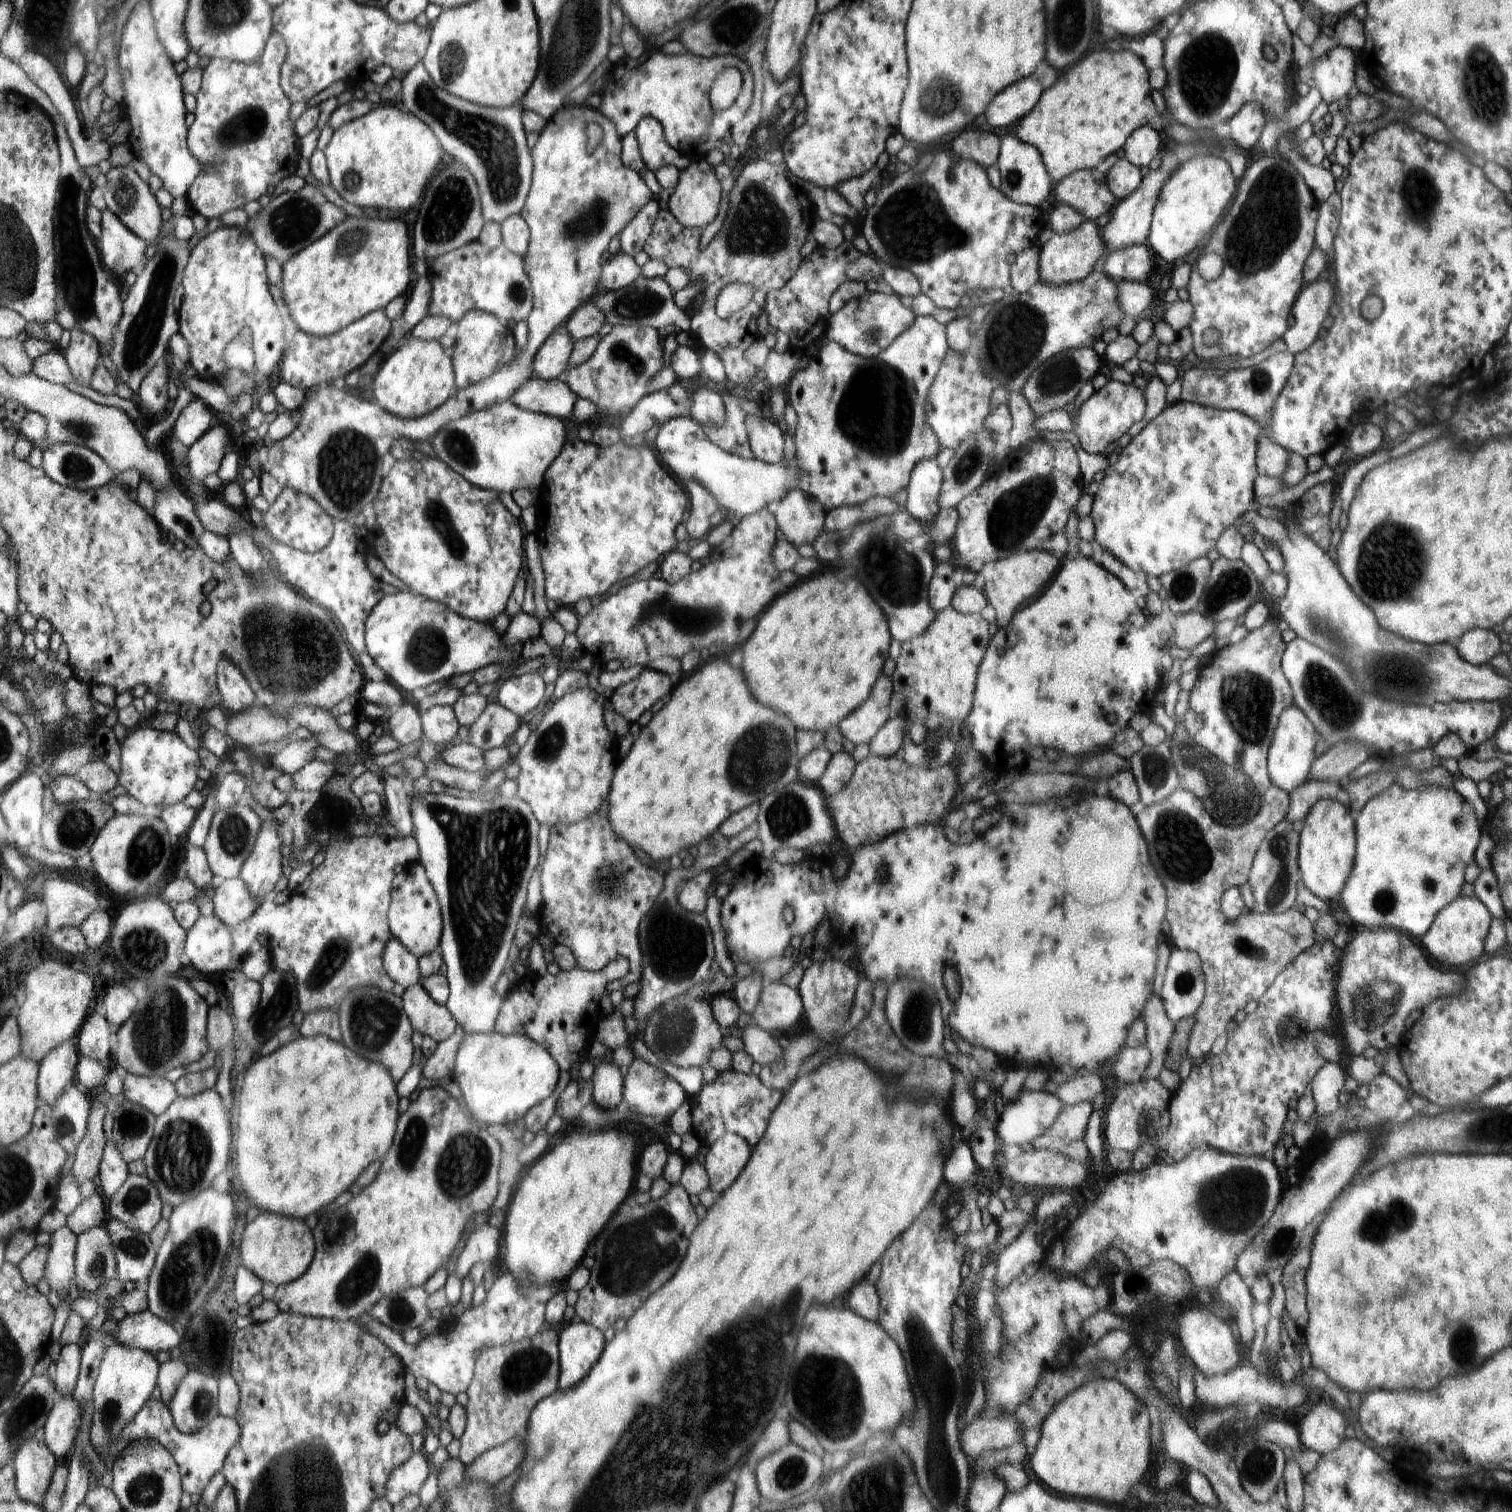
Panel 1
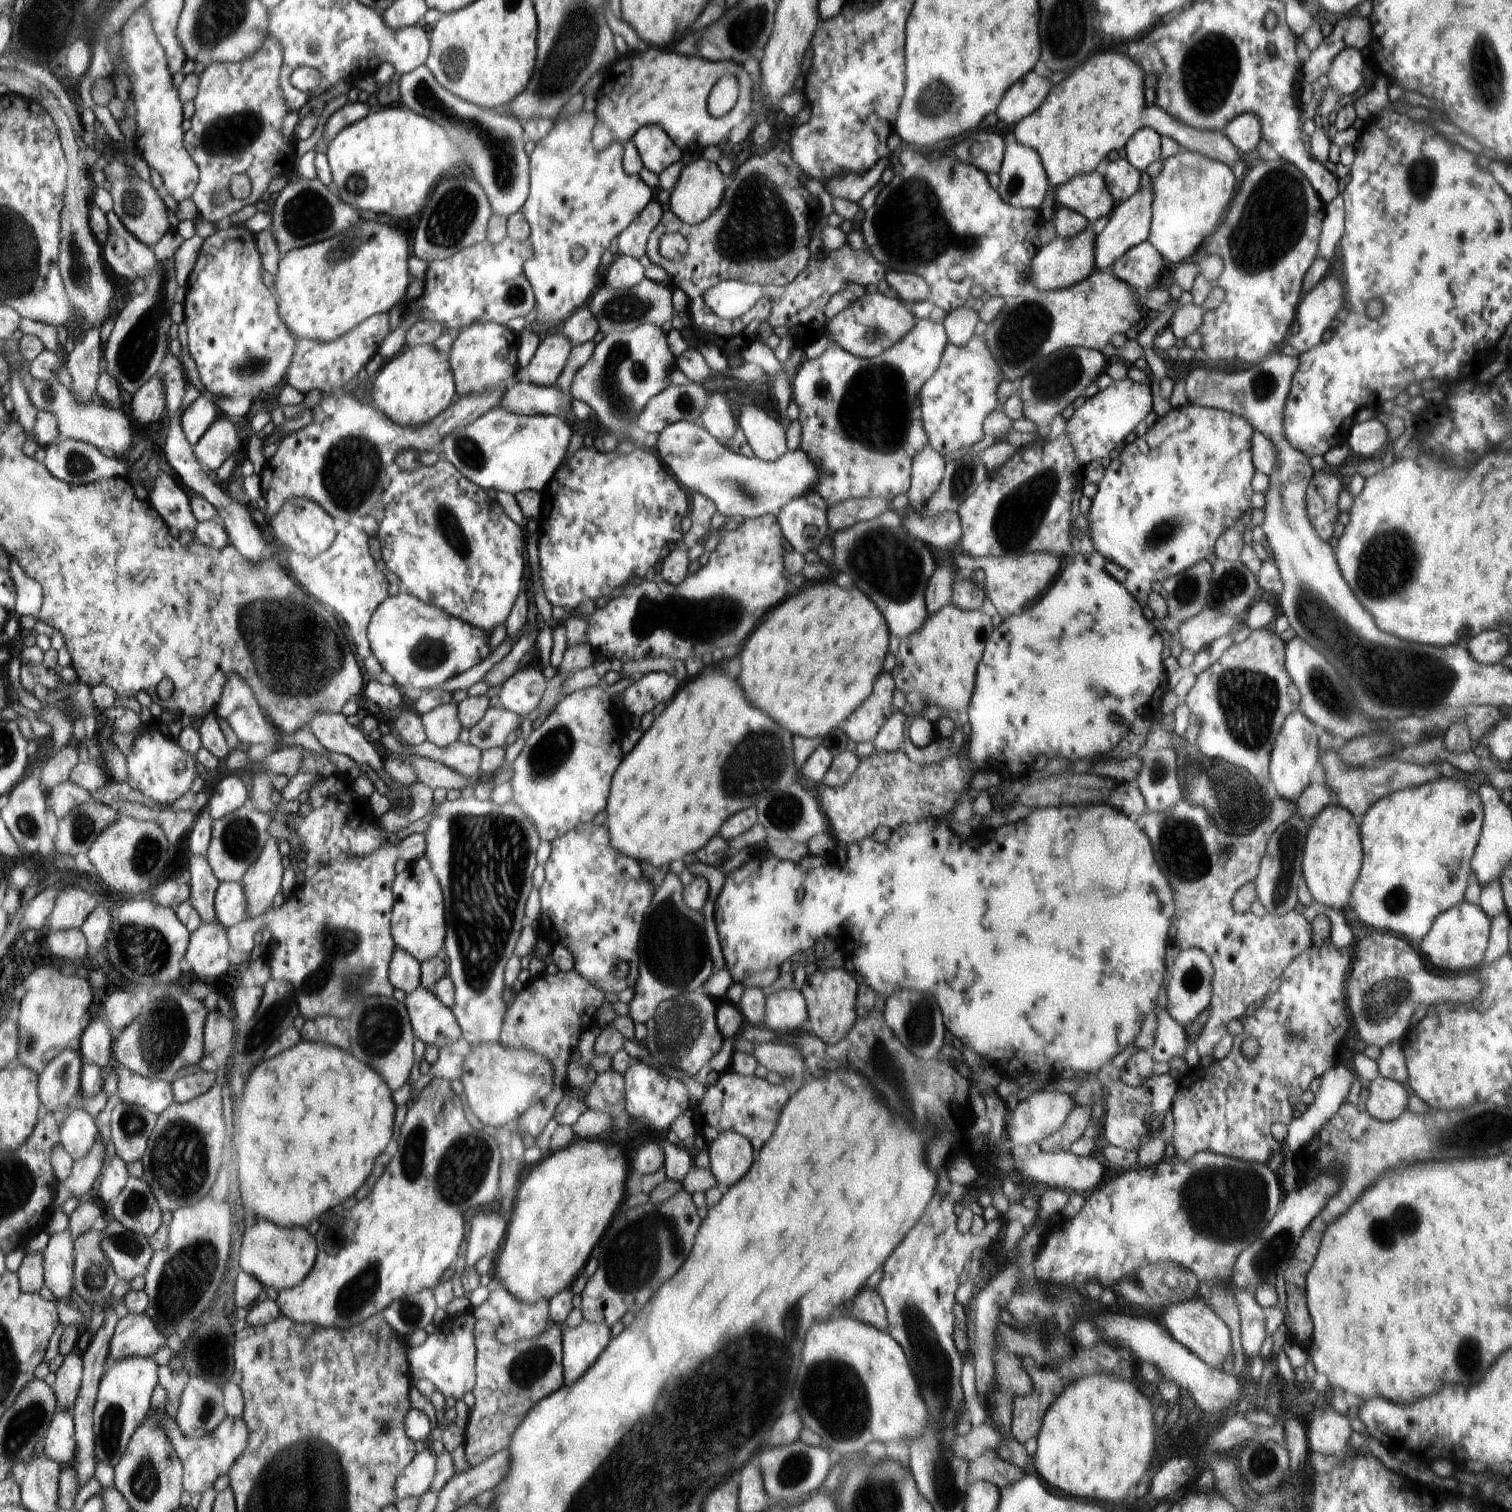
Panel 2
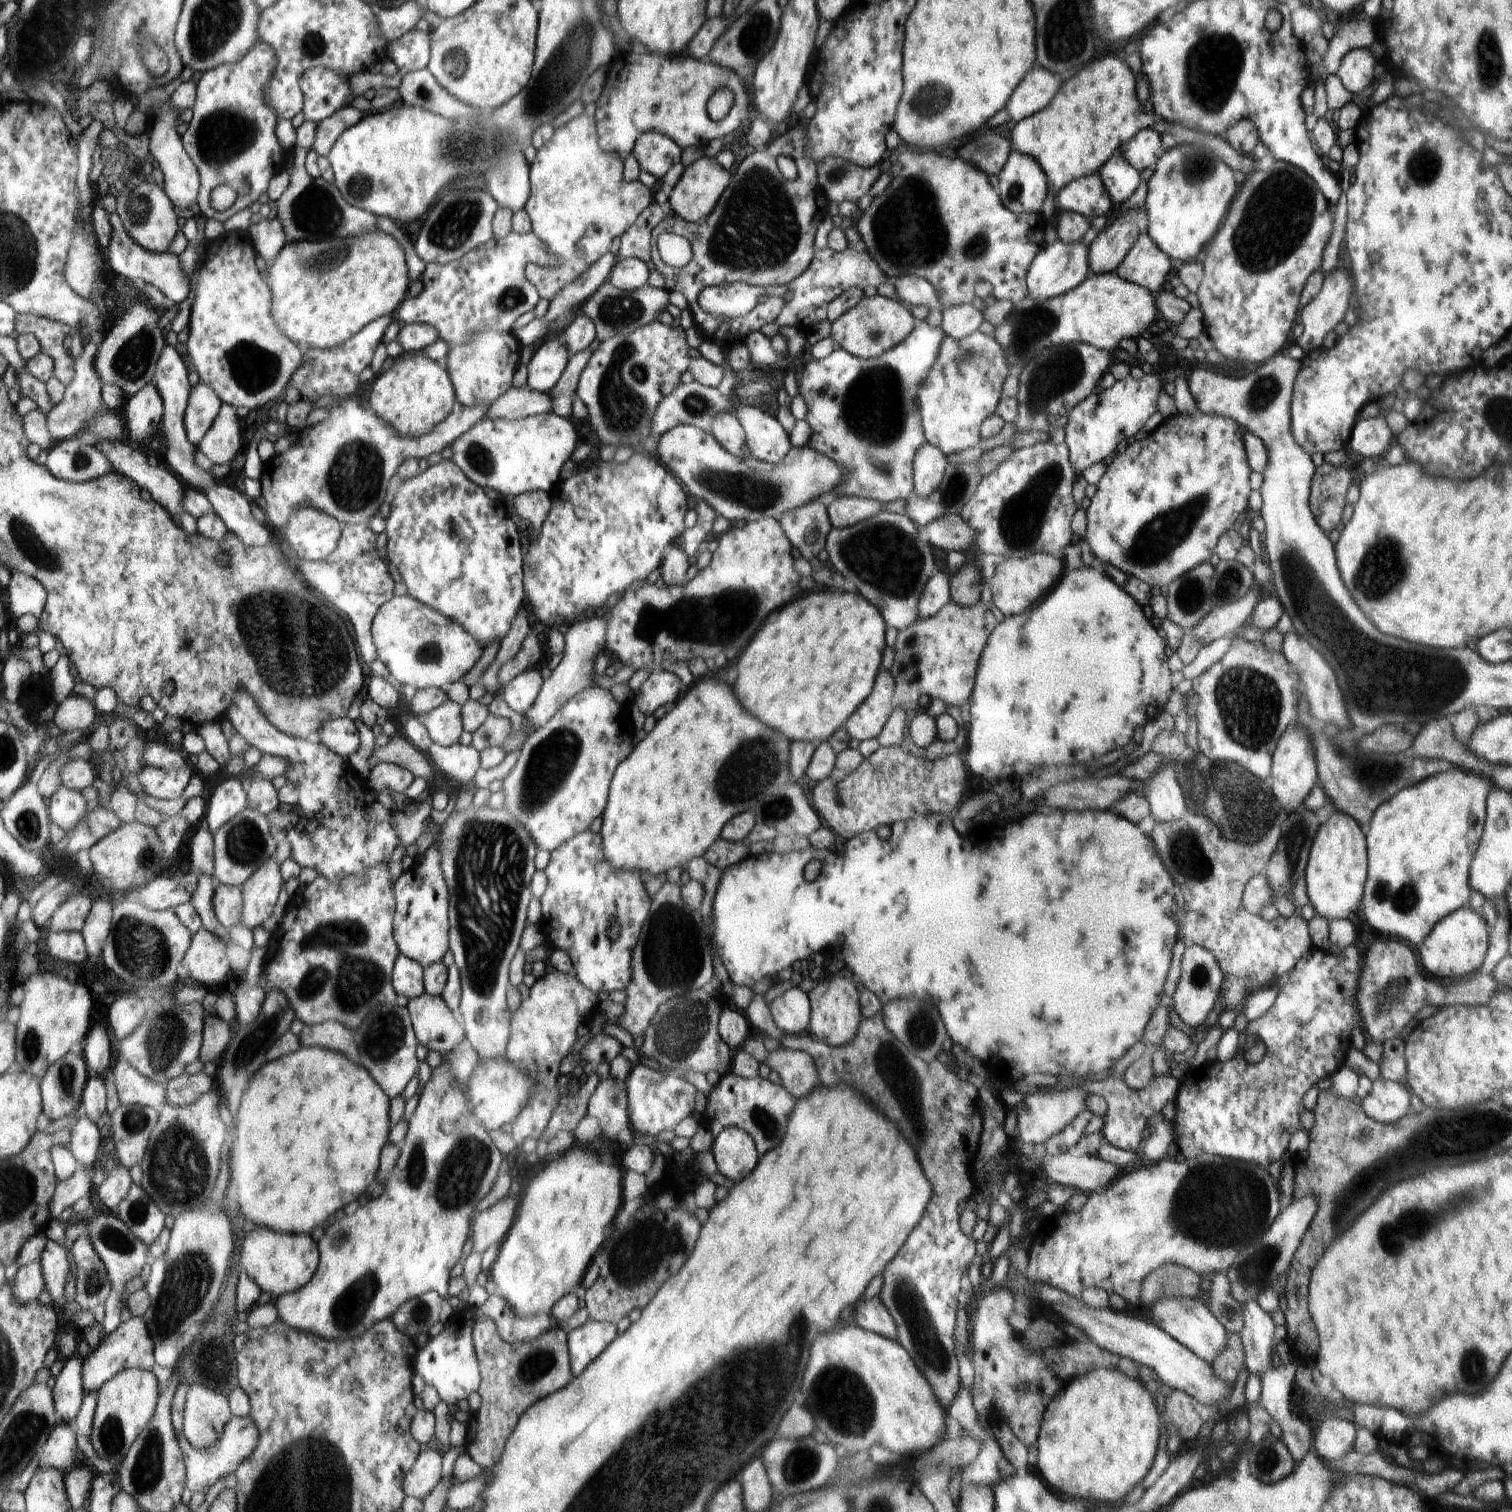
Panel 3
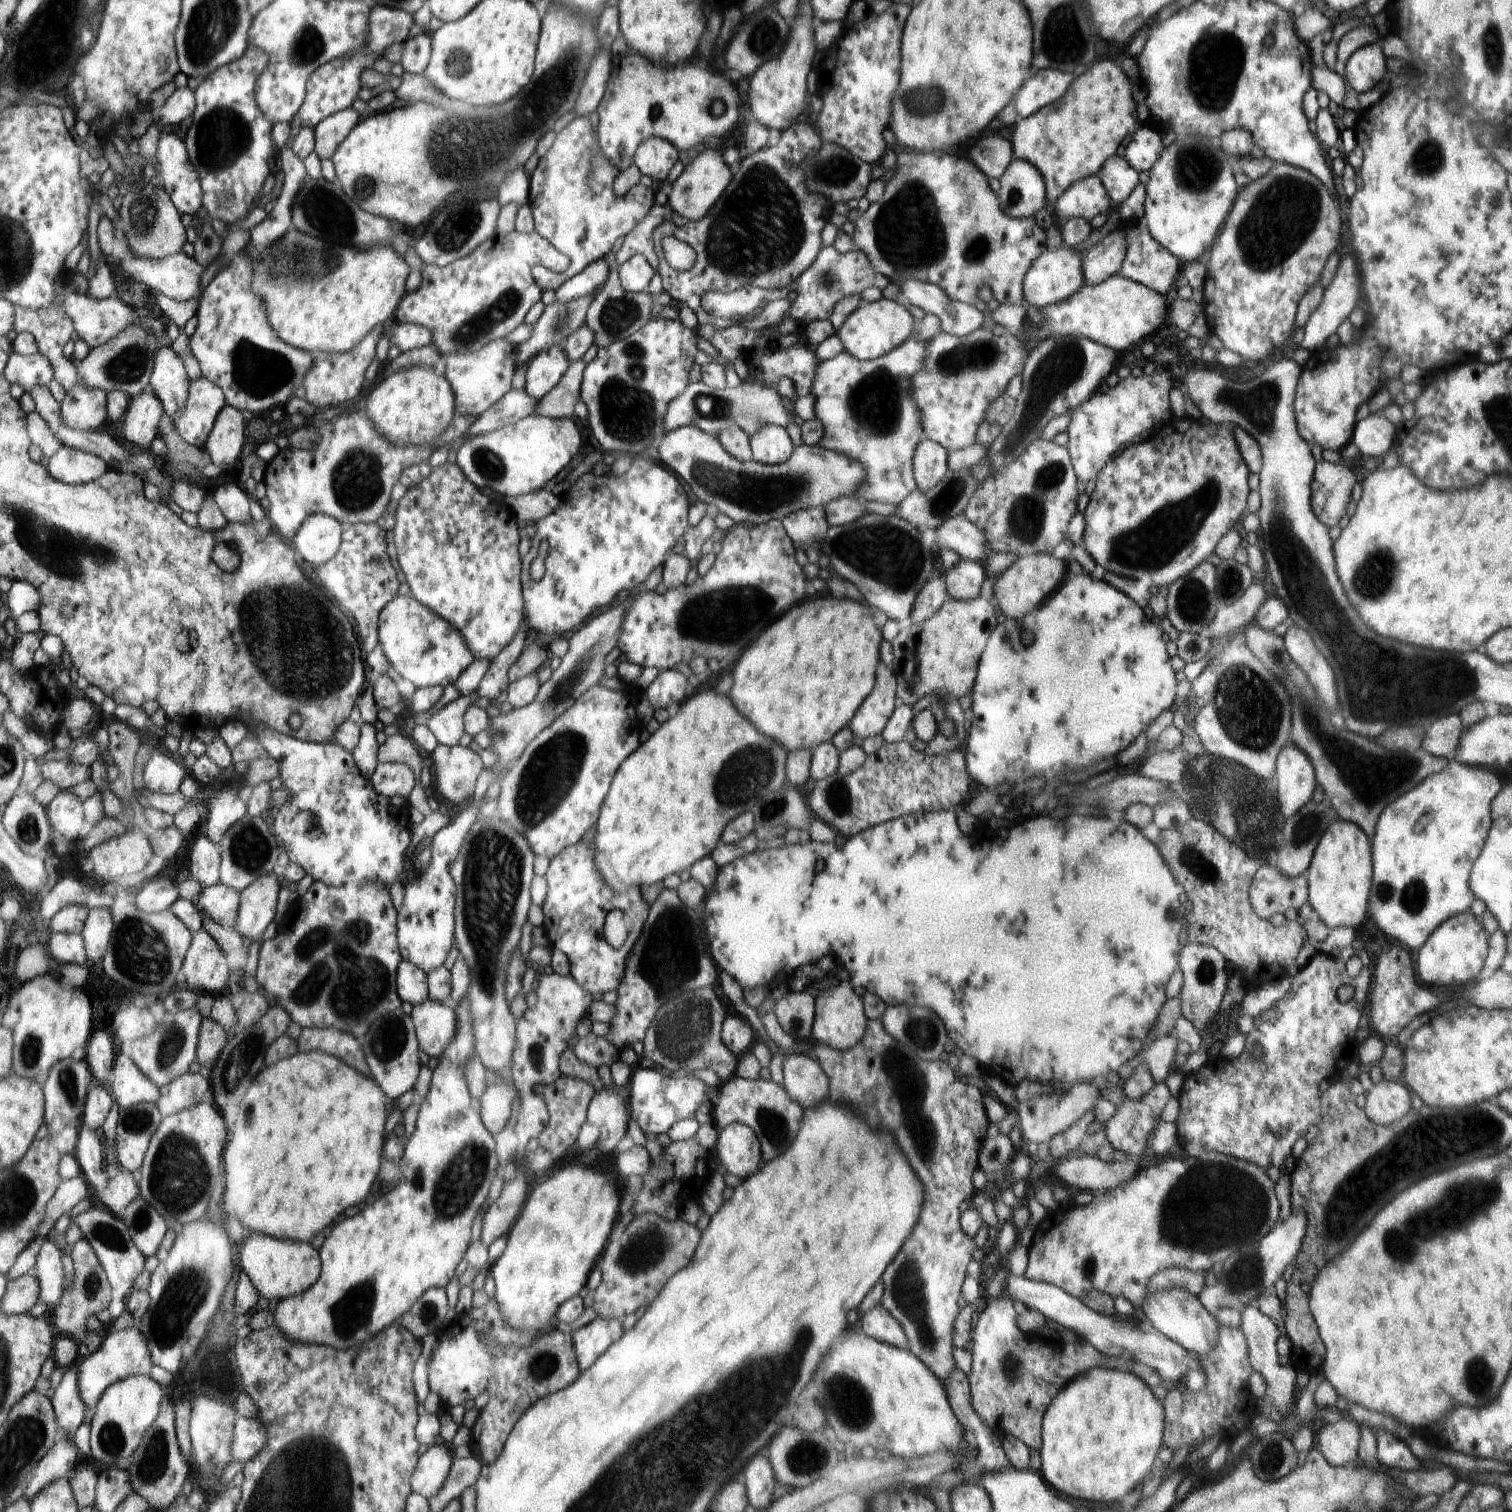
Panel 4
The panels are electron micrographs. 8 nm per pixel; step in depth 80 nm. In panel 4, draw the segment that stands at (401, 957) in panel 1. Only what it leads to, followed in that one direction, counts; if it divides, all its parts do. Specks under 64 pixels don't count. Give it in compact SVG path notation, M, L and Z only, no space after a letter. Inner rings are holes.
M407 960L399 964L399 993L404 1002L410 1002L413 1006L430 1000L427 974Z

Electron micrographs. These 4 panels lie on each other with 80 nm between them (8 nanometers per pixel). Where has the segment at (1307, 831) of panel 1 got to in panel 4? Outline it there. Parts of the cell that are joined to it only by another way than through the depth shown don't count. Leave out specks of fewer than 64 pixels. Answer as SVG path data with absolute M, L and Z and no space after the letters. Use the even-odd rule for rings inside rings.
M1340 818L1332 821L1318 841L1306 873L1309 888L1308 901L1314 910L1314 916L1318 917L1329 929L1350 927L1355 930L1364 924L1364 920L1367 921L1370 918L1369 894L1373 875L1371 844L1366 833L1357 824Z

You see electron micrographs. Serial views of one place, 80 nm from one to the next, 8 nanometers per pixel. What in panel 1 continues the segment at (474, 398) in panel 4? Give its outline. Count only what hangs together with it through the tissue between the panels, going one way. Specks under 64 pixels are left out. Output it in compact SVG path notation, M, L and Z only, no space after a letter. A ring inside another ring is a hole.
M467 311L465 318L457 324L457 337L451 360L454 362L455 388L465 389L494 375L496 371L508 367L514 360L514 336L506 340L508 328L487 312Z

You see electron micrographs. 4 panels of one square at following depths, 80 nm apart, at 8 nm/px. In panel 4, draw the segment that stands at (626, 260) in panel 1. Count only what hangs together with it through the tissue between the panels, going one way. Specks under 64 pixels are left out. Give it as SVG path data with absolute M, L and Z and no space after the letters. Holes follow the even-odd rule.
M643 253L631 256L624 264L618 265L617 272L621 285L630 292L641 293L651 284L656 276L654 268L648 264Z

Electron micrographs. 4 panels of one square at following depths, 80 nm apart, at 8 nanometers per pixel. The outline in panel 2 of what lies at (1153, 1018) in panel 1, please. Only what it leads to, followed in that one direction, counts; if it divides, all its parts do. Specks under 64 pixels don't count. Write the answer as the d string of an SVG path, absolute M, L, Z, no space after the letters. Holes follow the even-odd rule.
M1156 1004L1154 1012L1158 1020L1152 1046L1153 1061L1168 1063L1173 1057L1184 1057L1189 1046L1184 1027L1177 1024L1160 1004Z

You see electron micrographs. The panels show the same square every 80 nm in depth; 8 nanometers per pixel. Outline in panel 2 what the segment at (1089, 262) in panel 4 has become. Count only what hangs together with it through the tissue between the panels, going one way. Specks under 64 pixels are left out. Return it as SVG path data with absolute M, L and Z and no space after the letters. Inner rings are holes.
M1151 179L1144 188L1140 188L1140 191L1136 192L1135 196L1116 203L1114 211L1109 216L1106 228L1097 235L1097 263L1095 266L1098 266L1100 270L1109 270L1112 268L1112 264L1118 258L1122 258L1128 250L1148 240L1152 218L1152 202L1154 202L1152 184L1154 182Z

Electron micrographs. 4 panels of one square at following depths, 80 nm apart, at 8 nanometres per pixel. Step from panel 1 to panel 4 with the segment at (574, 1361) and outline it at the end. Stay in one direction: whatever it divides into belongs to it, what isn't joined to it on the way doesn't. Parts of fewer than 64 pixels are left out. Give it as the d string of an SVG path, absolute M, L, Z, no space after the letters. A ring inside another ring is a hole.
M598 1317L571 1333L579 1367L585 1371L607 1348L622 1338L622 1322Z

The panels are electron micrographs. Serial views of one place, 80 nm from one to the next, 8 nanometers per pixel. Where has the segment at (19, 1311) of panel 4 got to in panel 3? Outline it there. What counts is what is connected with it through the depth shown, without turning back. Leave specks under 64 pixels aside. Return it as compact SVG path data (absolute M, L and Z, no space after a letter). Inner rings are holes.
M42 1262L22 1266L14 1280L14 1294L20 1304L30 1304L47 1290Z

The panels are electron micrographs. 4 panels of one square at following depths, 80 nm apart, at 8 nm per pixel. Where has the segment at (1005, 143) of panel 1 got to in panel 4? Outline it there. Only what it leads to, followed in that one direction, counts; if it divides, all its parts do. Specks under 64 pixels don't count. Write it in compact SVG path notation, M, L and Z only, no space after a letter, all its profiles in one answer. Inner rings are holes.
M1014 157L999 181L1002 209L1009 217L1034 217L1046 206L1046 181L1031 162Z

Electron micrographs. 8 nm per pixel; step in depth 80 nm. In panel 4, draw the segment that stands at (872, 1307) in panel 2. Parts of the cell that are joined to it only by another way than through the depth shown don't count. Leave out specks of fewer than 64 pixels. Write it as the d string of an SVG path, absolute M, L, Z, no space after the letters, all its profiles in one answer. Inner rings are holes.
M881 1304L868 1312L860 1312L860 1326L869 1337L882 1341L896 1348L909 1348L907 1333L895 1317Z

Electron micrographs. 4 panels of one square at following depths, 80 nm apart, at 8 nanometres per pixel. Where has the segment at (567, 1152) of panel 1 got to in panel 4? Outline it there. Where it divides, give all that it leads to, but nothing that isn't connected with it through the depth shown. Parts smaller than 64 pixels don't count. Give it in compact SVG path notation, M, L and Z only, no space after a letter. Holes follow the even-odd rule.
M556 1168L544 1182L538 1182L511 1226L503 1255L487 1268L495 1282L493 1299L505 1324L519 1331L546 1331L544 1324L586 1286L617 1214L618 1198L610 1178L592 1174L592 1170Z

